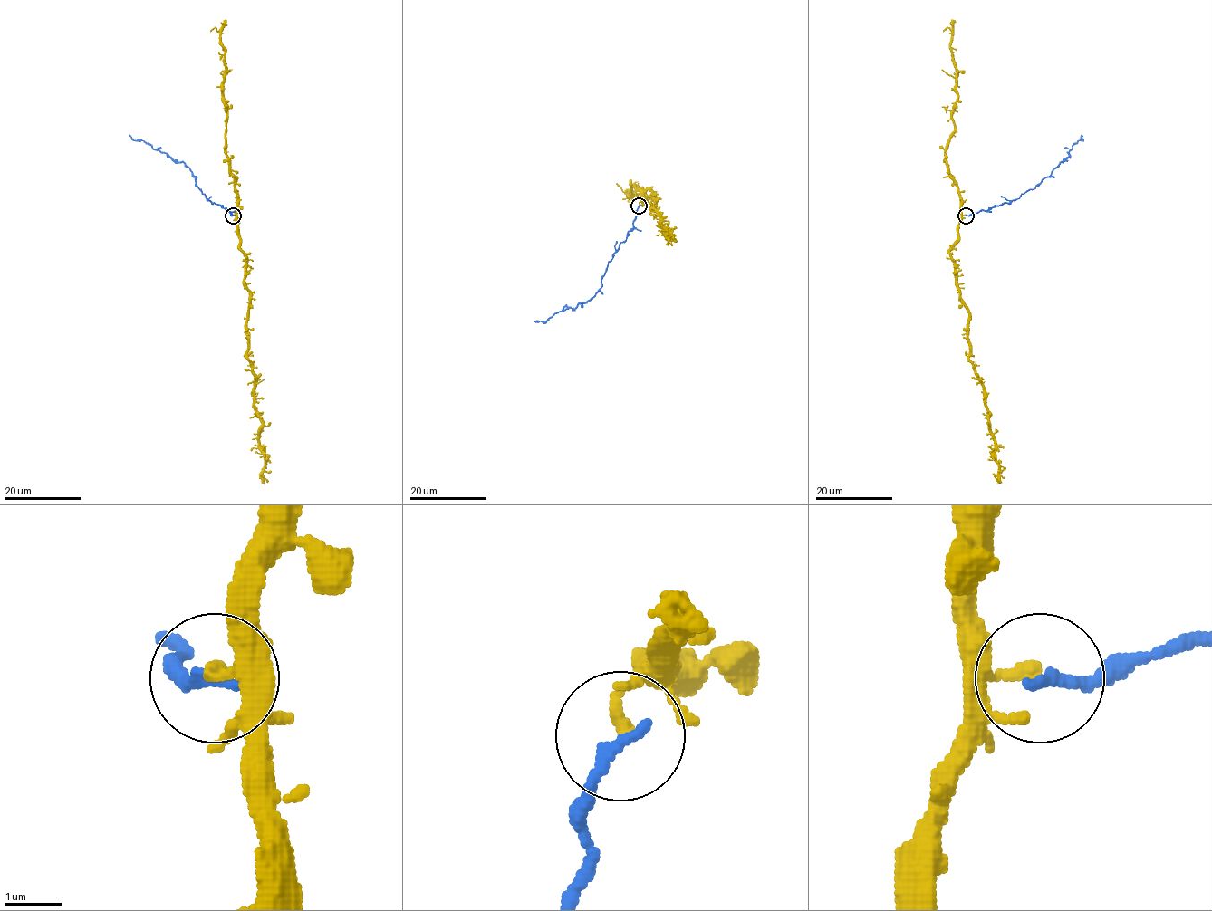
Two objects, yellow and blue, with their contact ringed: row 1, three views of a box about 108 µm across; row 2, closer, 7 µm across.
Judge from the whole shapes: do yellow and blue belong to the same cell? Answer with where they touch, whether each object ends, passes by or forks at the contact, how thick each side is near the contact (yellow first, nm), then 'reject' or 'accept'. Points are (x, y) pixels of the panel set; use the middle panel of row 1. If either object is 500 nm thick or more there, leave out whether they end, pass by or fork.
at (639, 206); yellow ends there; blue ends there; 200 nm thick on the yellow side, 220 nm on the other; reject

